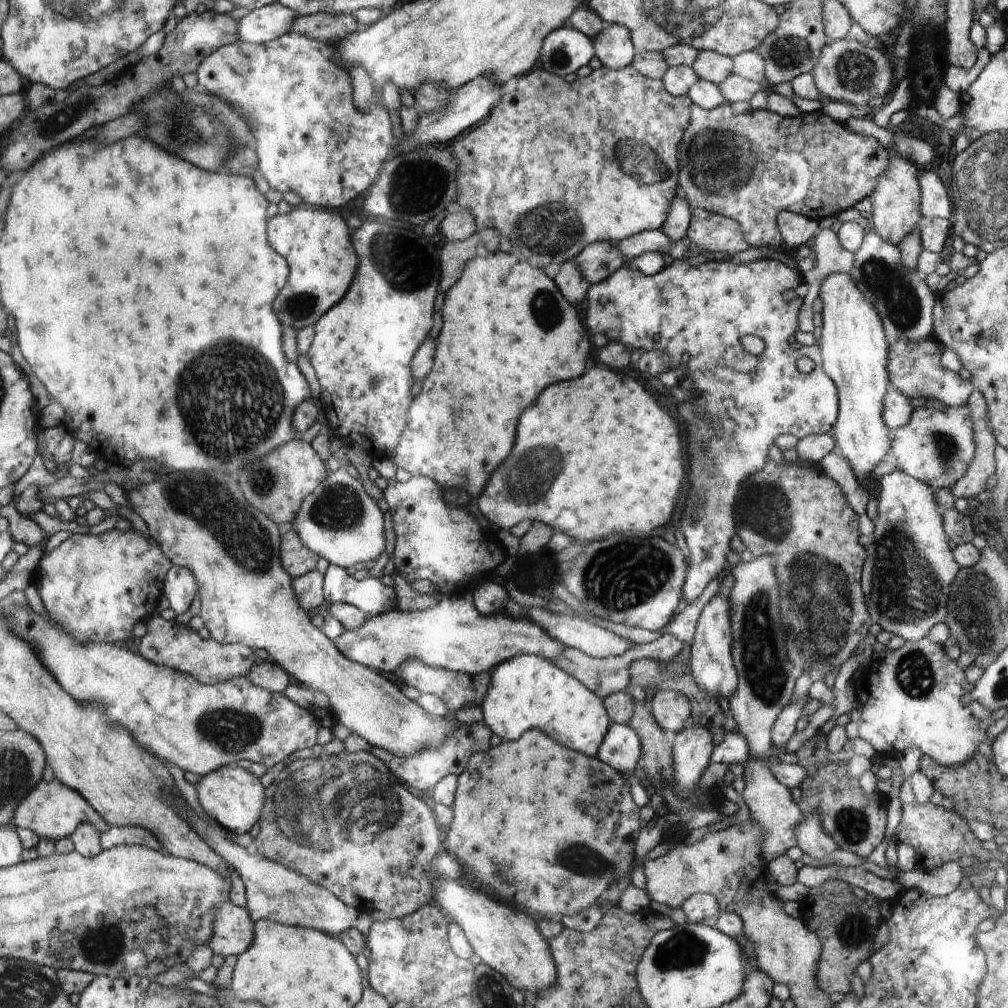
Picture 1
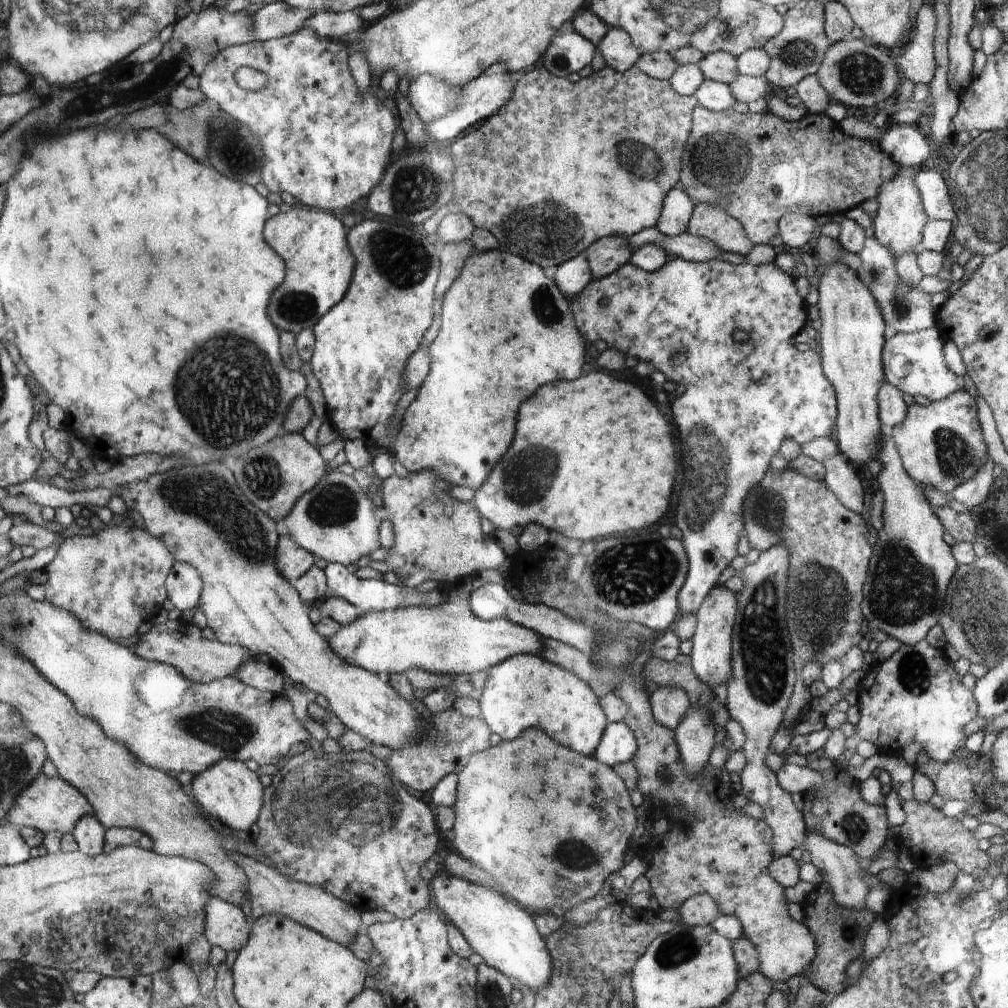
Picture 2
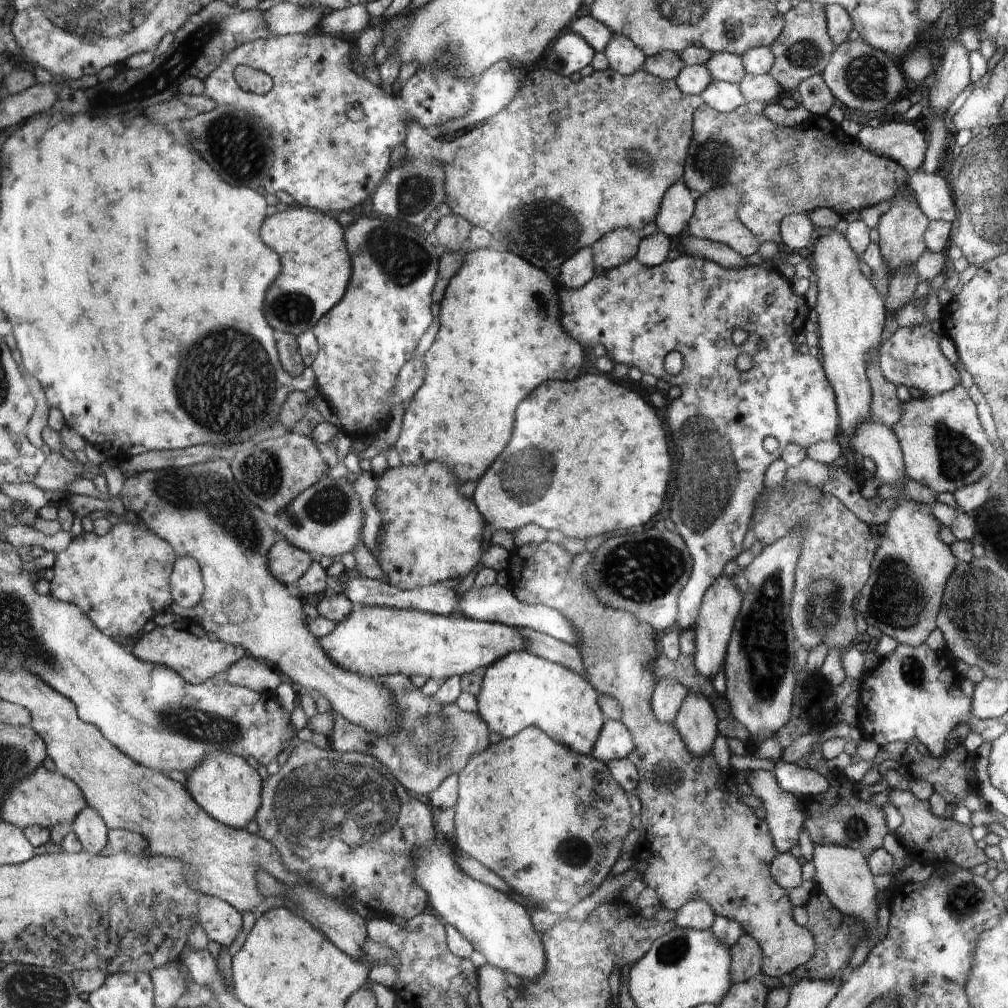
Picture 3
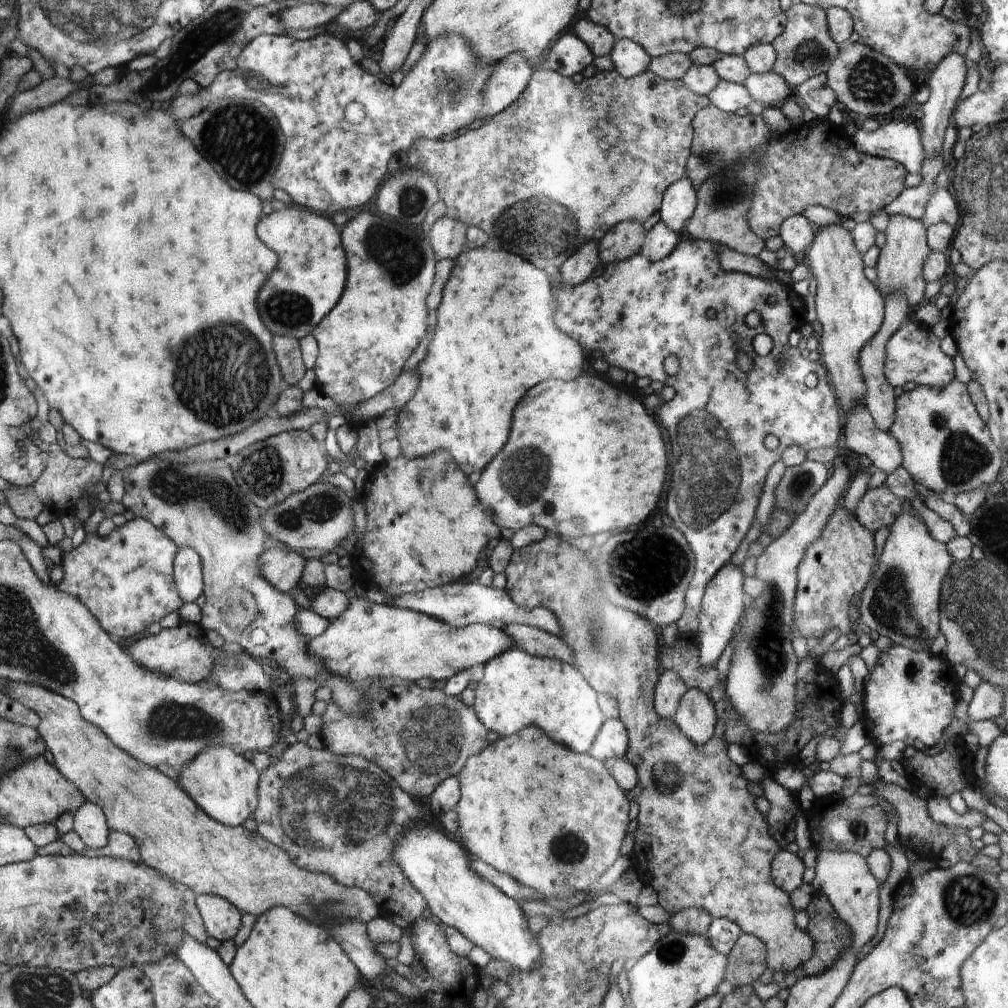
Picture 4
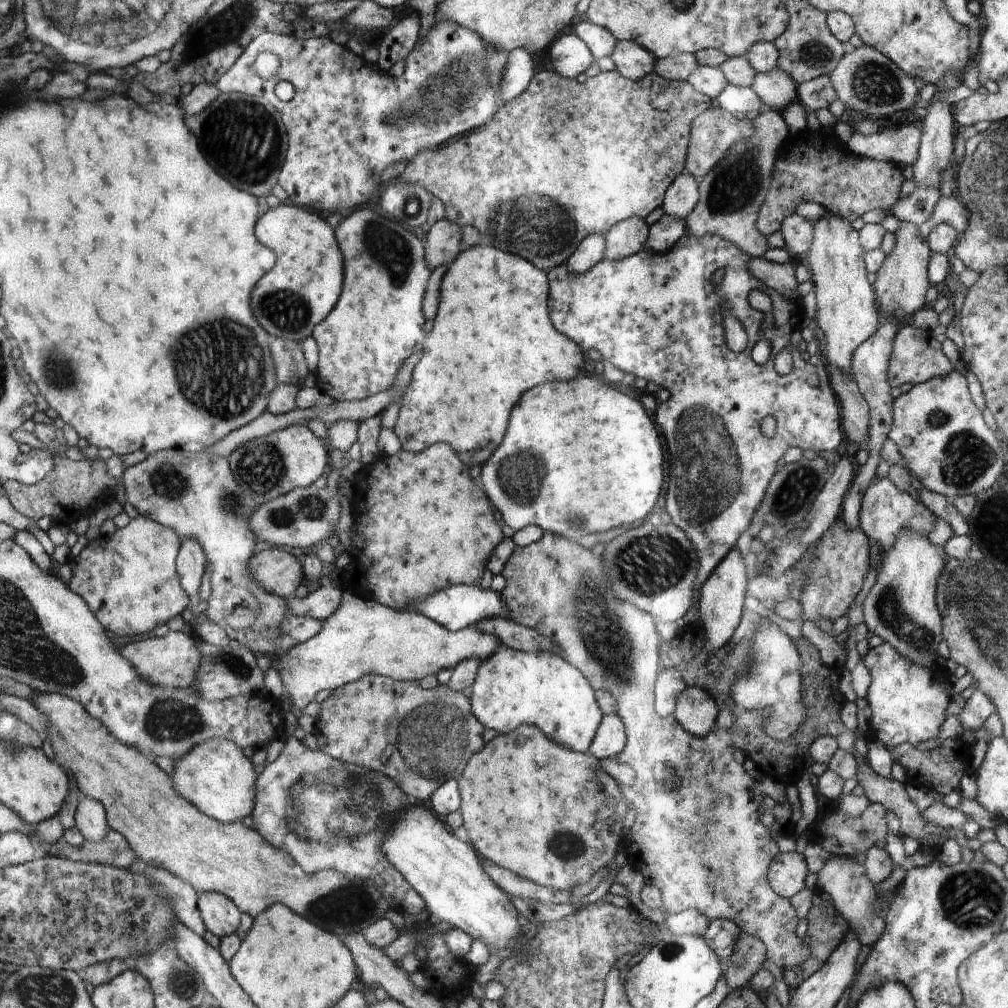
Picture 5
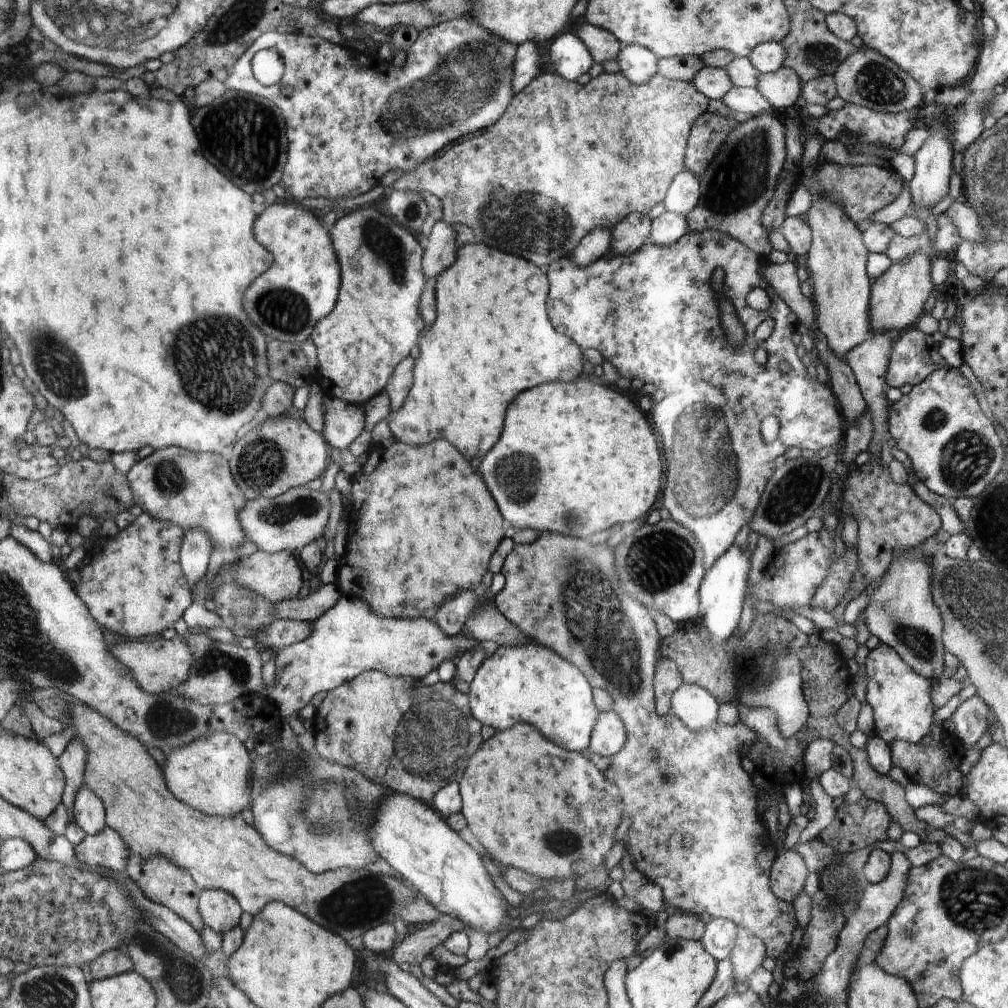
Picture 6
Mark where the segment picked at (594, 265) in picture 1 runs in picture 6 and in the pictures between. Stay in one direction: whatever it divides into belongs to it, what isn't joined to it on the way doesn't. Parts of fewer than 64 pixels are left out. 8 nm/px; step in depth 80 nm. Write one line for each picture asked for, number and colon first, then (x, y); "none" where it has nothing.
2: (604, 257)
3: (617, 247)
4: (623, 241)
5: (628, 237)
6: (632, 233)

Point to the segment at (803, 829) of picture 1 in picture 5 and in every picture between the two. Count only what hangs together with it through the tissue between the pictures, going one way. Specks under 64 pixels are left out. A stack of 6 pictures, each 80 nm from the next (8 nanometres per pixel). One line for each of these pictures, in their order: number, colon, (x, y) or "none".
2: (839, 865)
3: (842, 873)
4: (844, 878)
5: (854, 896)

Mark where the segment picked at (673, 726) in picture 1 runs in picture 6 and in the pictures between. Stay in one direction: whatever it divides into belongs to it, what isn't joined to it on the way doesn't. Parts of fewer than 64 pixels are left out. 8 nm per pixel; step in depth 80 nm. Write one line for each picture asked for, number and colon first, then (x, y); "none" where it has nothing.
2: (669, 705)
3: (668, 695)
4: (669, 688)
5: (669, 682)
6: (667, 679)

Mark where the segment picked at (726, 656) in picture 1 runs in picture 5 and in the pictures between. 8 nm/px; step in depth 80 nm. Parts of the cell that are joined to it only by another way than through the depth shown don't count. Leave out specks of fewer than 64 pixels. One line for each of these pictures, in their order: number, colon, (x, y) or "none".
2: (711, 658)
3: (721, 602)
4: (723, 601)
5: (720, 602)

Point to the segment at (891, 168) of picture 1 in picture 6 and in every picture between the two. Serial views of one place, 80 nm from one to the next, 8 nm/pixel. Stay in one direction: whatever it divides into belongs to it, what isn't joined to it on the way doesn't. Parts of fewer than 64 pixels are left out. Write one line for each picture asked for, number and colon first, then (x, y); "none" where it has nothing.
2: (898, 224)
3: (902, 228)
4: (899, 267)
5: (901, 283)
6: (897, 299)

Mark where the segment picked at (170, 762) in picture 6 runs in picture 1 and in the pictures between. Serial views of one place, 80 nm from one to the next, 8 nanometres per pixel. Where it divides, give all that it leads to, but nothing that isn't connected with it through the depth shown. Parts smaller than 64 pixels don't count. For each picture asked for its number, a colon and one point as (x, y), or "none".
1: (233, 797)
2: (228, 791)
3: (225, 785)
4: (225, 784)
5: (215, 775)

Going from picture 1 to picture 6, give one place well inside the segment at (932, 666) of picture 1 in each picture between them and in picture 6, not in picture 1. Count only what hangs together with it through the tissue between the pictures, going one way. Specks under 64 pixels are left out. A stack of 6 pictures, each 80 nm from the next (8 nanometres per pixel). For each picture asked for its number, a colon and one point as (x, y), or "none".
2: (916, 695)
3: (916, 693)
4: (912, 694)
5: (909, 702)
6: (901, 703)

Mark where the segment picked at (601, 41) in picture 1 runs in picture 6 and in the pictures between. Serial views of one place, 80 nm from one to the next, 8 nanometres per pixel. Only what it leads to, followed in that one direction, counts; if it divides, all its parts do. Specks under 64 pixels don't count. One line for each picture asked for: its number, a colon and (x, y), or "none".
2: (616, 47)
3: (623, 57)
4: (629, 59)
5: (633, 61)
6: (638, 64)

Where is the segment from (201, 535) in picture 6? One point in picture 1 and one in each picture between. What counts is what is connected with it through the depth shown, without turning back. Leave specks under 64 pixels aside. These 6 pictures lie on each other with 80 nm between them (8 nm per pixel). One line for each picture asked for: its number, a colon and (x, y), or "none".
1: (180, 585)
2: (185, 584)
3: (186, 586)
4: (187, 568)
5: (191, 561)

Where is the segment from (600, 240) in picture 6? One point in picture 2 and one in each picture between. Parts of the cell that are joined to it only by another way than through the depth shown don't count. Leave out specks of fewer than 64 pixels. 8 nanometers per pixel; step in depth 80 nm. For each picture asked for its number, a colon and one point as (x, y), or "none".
2: (573, 276)
3: (578, 269)
4: (581, 264)
5: (591, 251)

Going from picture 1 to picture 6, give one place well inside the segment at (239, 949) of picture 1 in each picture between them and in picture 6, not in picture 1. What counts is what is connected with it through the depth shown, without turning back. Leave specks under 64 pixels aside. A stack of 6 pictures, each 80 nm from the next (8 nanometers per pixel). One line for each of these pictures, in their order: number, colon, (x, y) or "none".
2: (227, 928)
3: (221, 922)
4: (222, 919)
5: (221, 914)
6: (220, 910)

